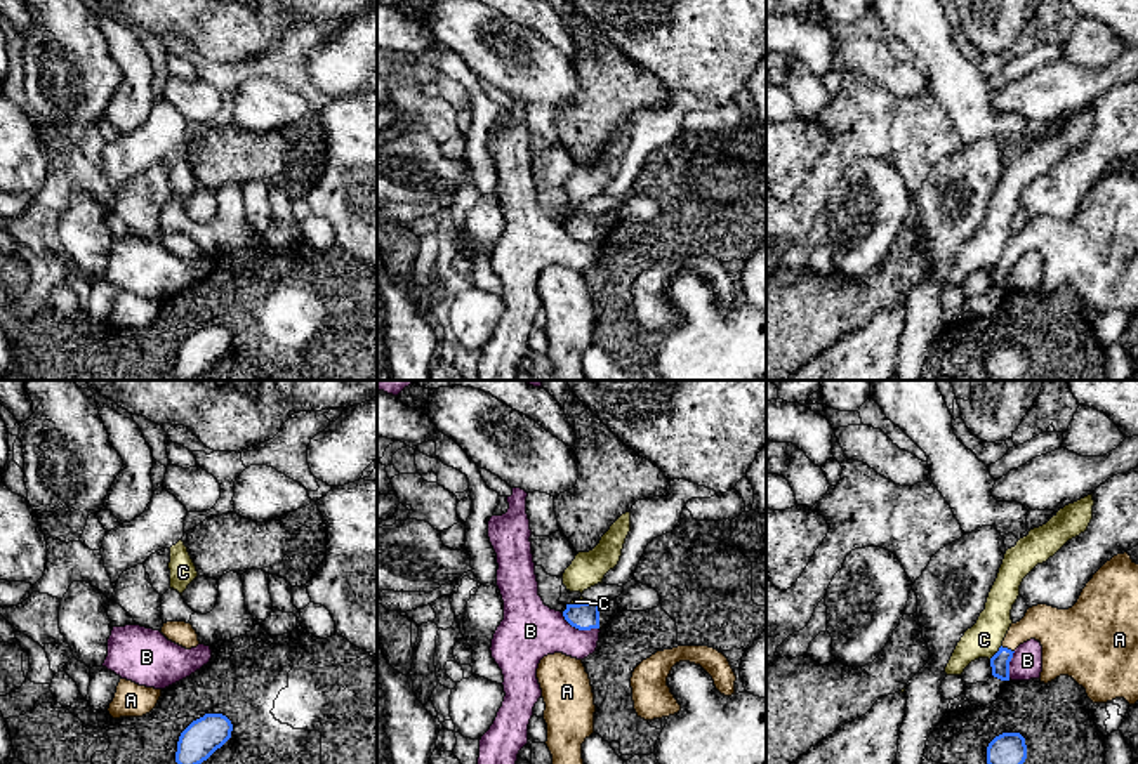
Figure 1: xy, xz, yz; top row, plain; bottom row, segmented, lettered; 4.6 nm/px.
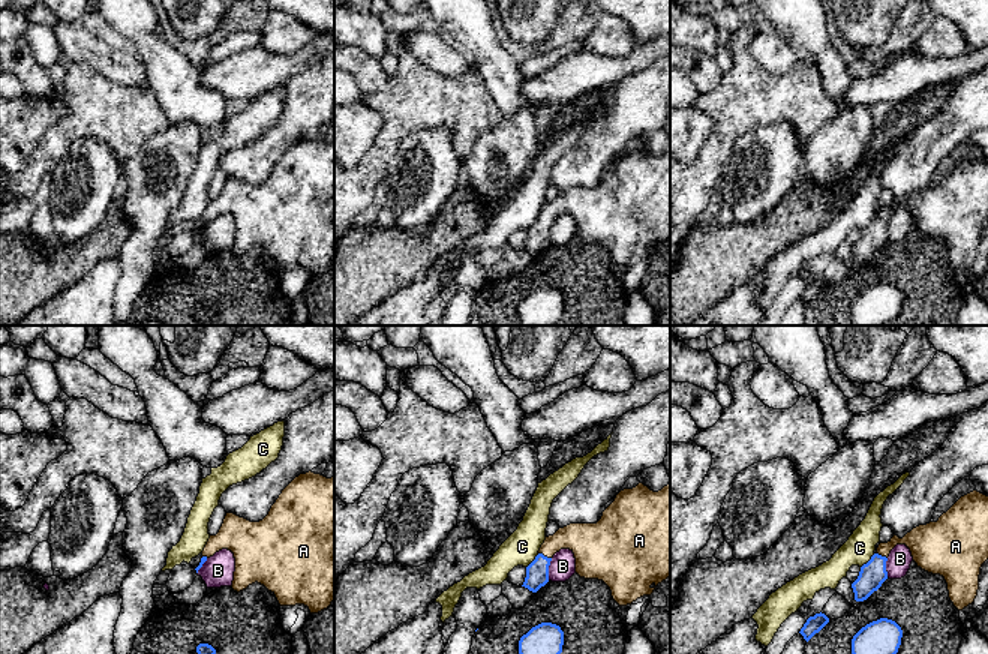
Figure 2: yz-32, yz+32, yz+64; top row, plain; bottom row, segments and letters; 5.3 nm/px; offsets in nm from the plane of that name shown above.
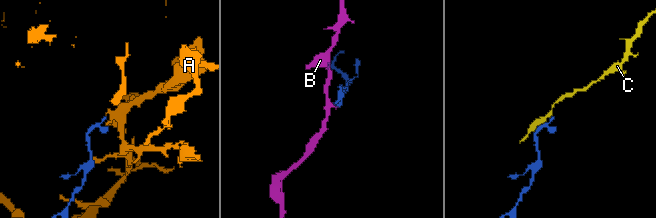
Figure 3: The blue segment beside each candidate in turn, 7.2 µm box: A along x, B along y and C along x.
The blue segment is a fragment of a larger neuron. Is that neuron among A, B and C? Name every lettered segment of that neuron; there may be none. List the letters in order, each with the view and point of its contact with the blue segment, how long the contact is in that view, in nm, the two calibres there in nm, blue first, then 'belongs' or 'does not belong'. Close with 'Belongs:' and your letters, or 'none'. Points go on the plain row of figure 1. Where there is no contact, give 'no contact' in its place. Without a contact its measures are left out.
A: meets blue in yz at (1006, 259); contact 70 nm long; 90 nm thick on the blue side, 200 nm on the other; belongs
B: meets blue in xz at (579, 240); contact 190 nm long; 130 nm thick on the blue side, 280 nm on the other; does not belong
C: meets blue in yz at (998, 263); contact 90 nm long; 90 nm thick on the blue side, 160 nm on the other; does not belong
Belongs: A

